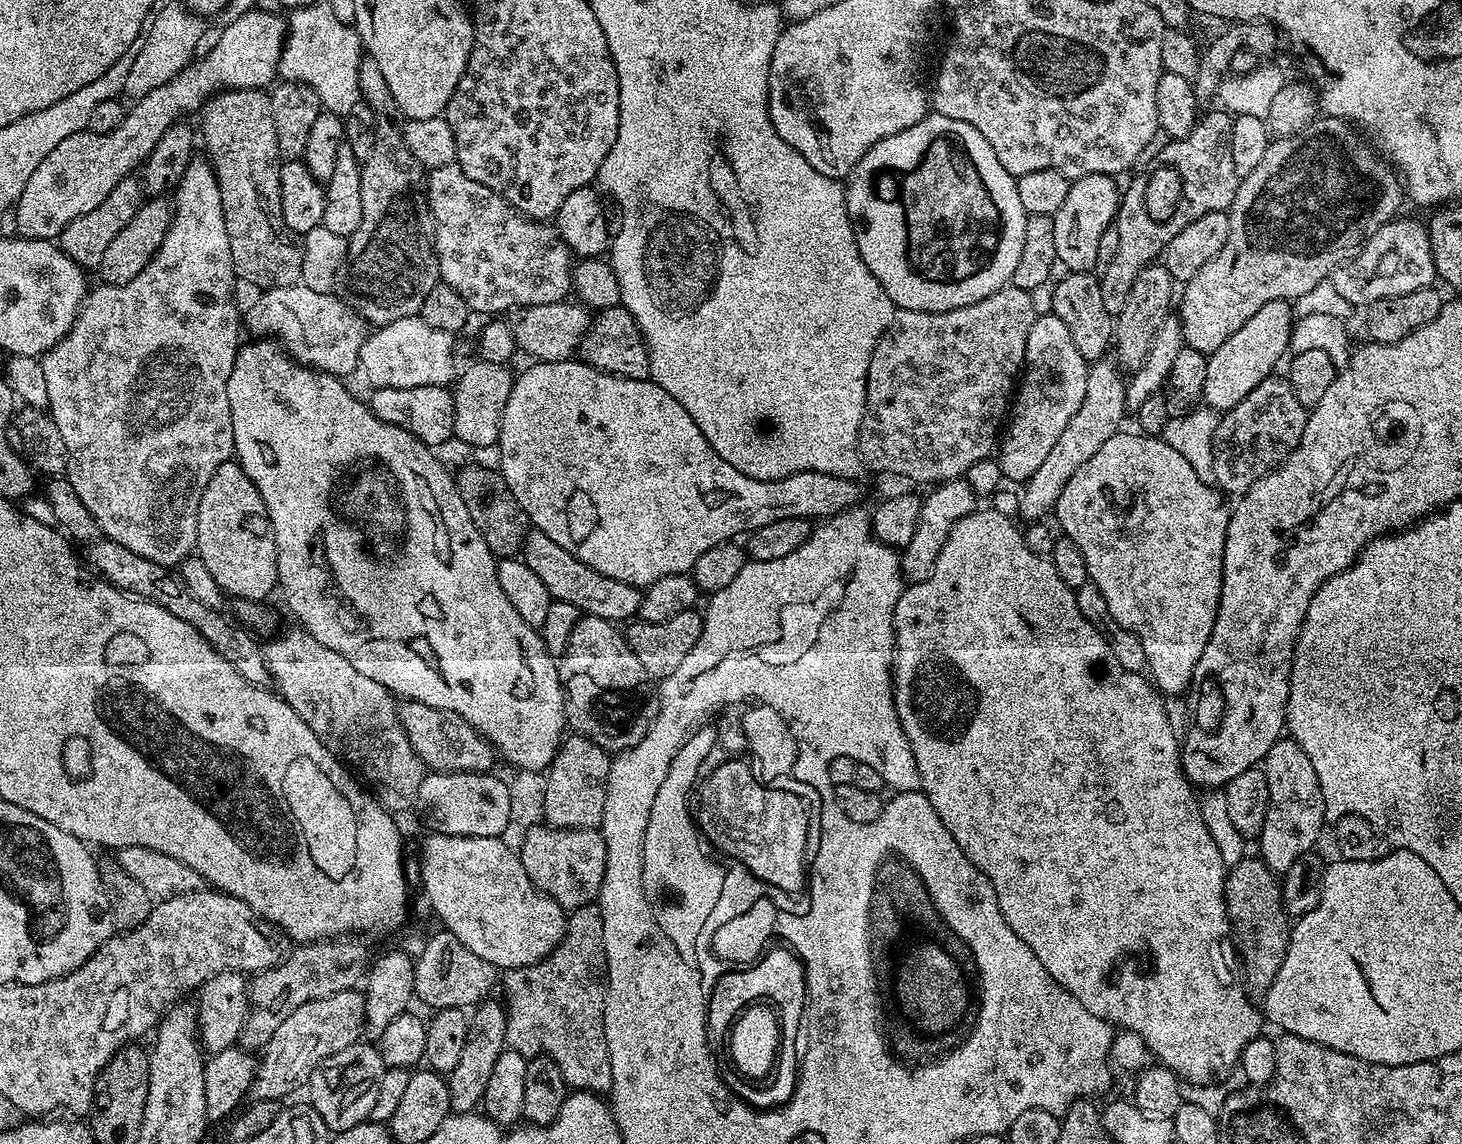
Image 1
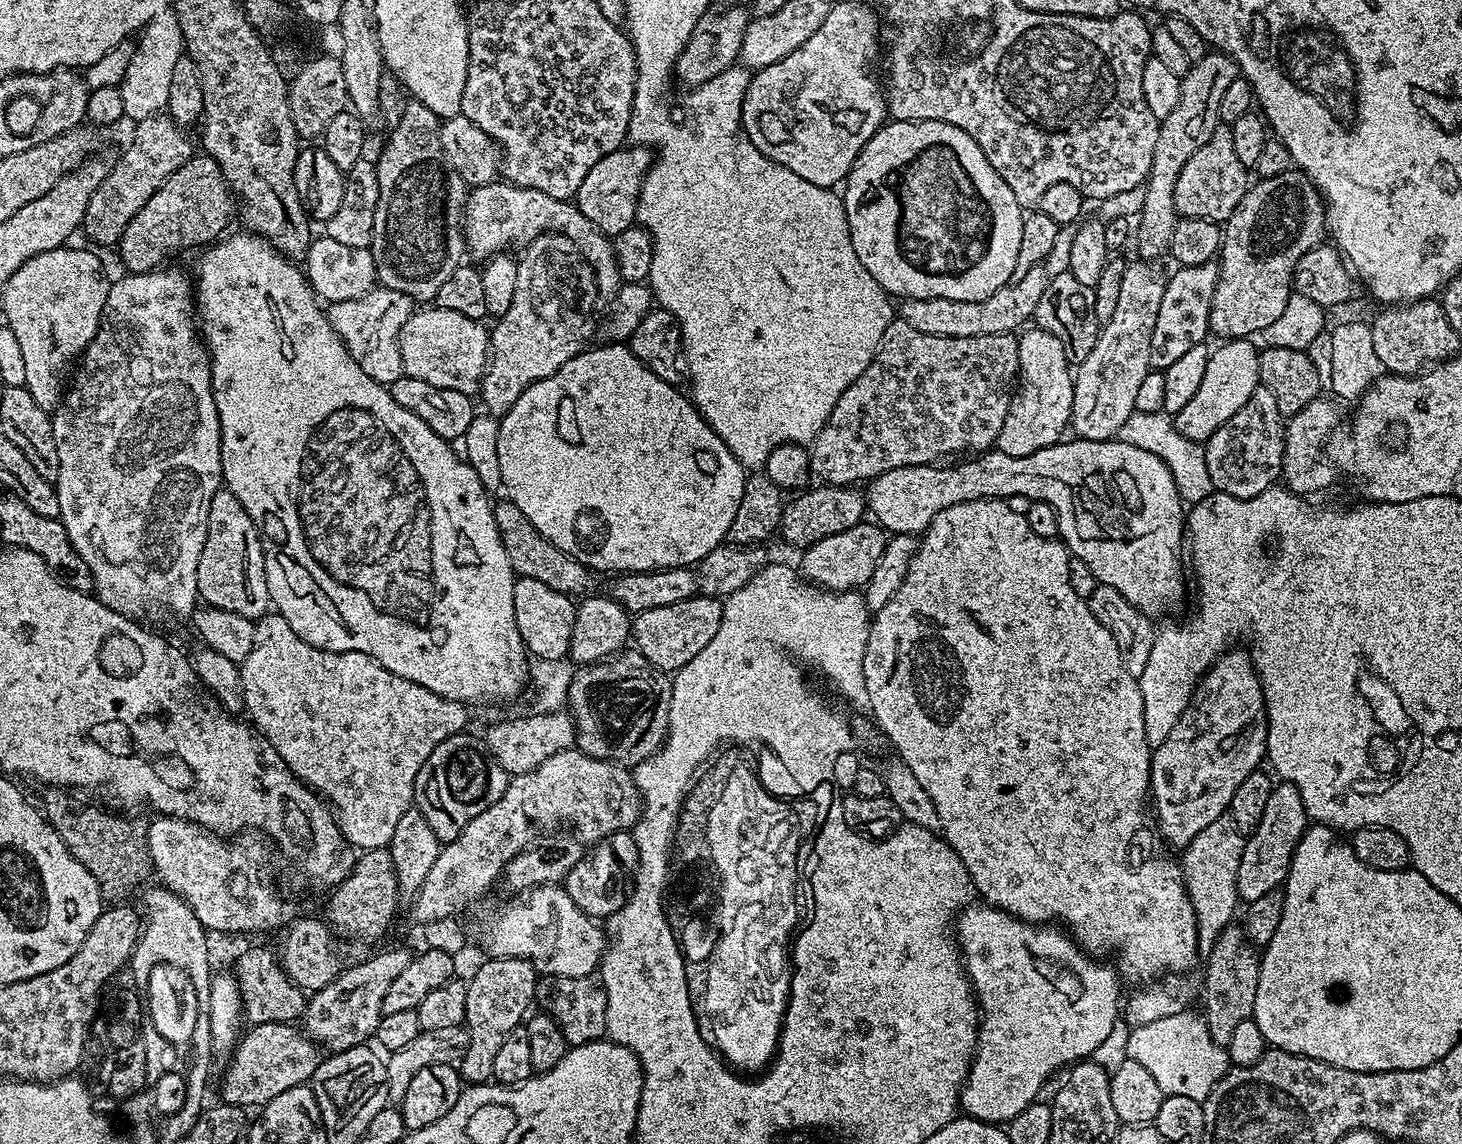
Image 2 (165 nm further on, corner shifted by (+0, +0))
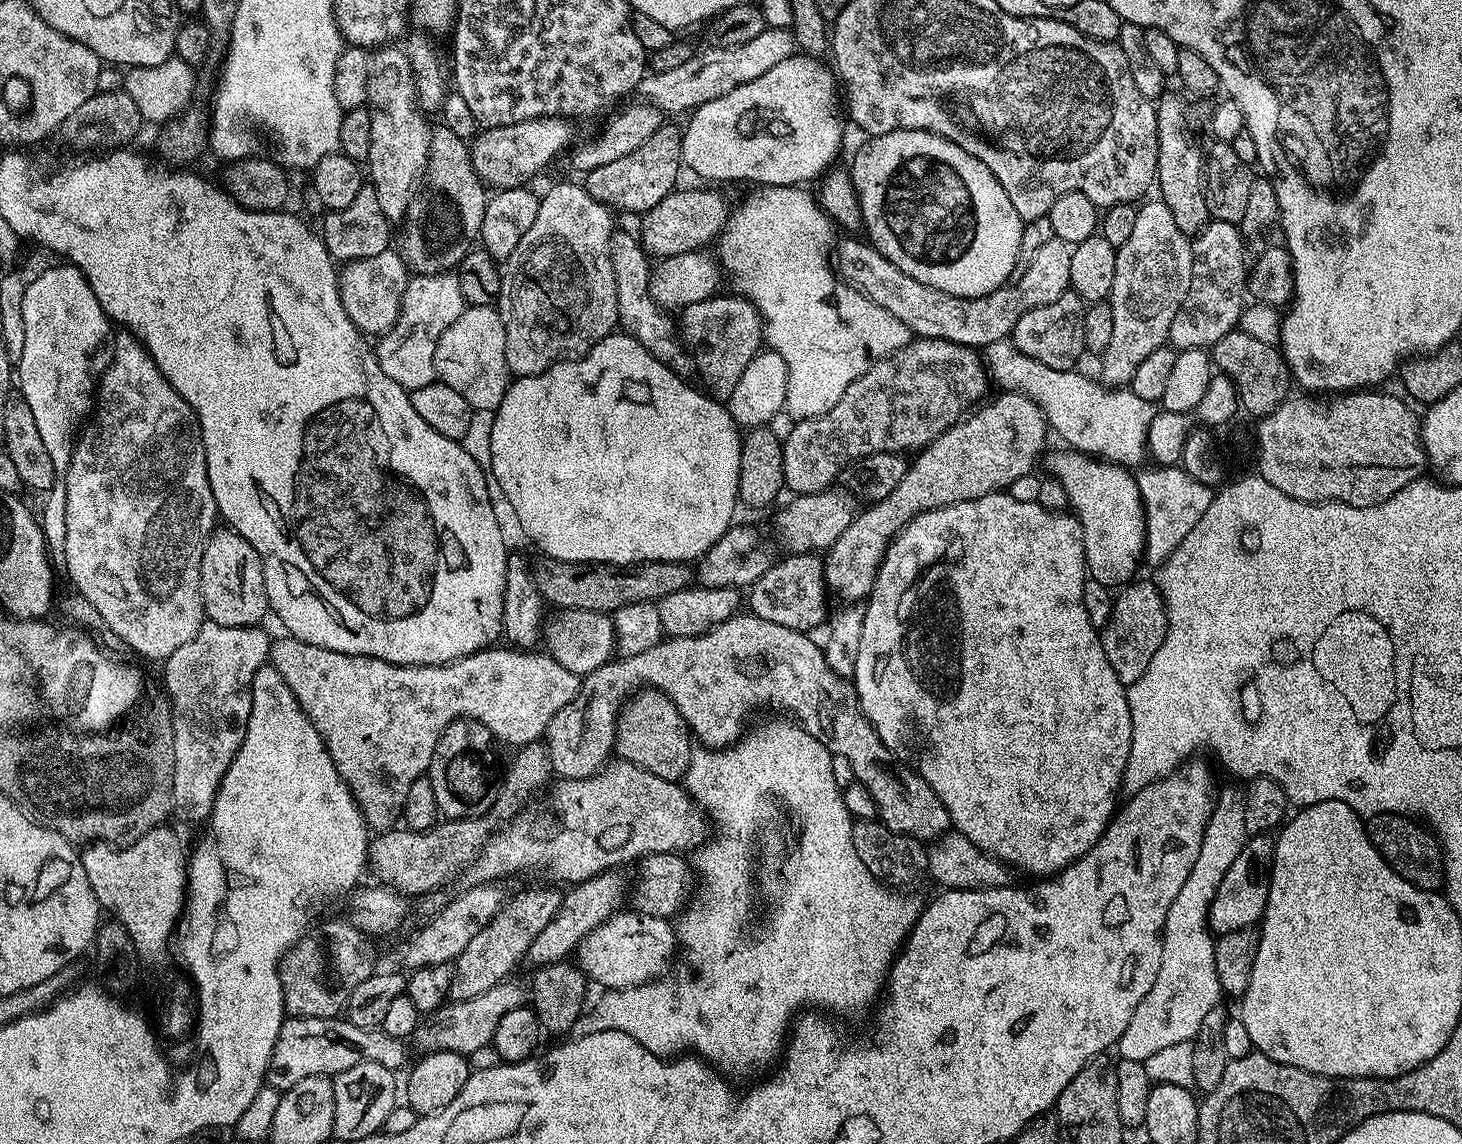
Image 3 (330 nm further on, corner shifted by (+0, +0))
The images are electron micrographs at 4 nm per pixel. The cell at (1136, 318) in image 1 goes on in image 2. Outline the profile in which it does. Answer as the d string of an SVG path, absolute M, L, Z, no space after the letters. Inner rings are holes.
M1209 50L1202 58L1191 61L1188 65L1188 72L1180 77L1181 96L1178 104L1170 111L1168 117L1160 121L1158 130L1158 142L1154 142L1154 158L1150 162L1148 179L1144 184L1146 200L1138 217L1140 232L1144 237L1140 240L1139 259L1144 262L1159 261L1160 255L1168 252L1168 240L1174 234L1174 226L1178 219L1178 213L1174 206L1174 186L1178 186L1178 174L1182 174L1182 166L1190 162L1190 158L1210 142L1210 134L1214 134L1216 125L1221 123L1220 107L1224 101L1226 90L1230 90L1230 82L1234 82L1240 76L1240 67L1224 52Z

